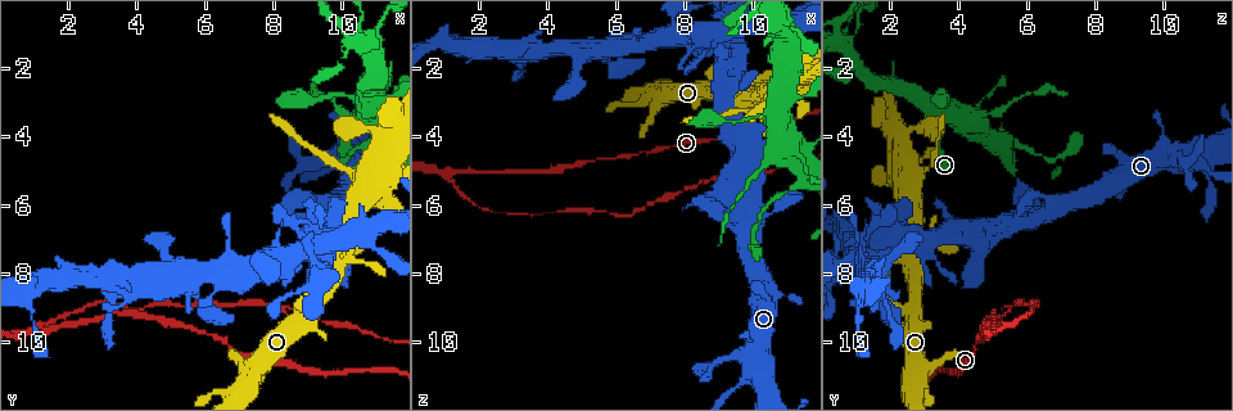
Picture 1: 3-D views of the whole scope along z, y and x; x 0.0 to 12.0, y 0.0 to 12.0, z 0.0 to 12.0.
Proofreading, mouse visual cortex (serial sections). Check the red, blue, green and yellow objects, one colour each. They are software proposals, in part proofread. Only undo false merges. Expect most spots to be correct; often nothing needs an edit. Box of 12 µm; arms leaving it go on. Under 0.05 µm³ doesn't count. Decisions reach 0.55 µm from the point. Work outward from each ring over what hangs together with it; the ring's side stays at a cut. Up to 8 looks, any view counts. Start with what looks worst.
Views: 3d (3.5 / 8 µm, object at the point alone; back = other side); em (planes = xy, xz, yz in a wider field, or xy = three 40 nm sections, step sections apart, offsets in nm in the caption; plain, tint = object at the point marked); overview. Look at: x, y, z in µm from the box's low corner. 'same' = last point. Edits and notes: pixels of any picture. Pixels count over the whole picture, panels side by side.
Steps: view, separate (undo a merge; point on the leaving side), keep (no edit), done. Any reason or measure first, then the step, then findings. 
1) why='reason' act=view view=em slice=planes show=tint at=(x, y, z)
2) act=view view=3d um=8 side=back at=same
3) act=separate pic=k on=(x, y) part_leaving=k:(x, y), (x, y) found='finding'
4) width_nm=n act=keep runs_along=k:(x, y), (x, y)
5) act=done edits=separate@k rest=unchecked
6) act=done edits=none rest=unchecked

act=view view=3d um=8 side=back at=(1.2, 9.7, 5.1)

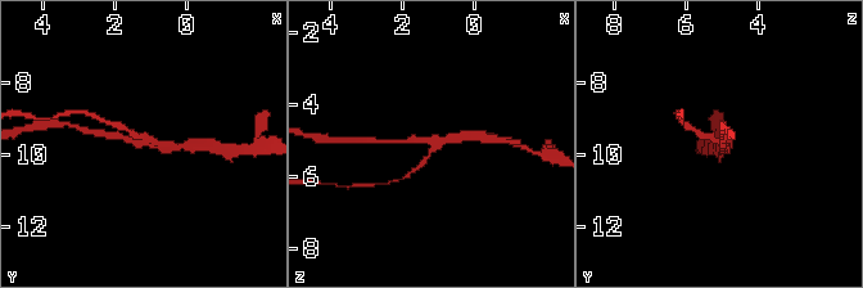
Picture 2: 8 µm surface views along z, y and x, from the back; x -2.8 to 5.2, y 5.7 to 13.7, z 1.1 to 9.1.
why='closer look' act=view view=3d um=3.5 at=(1.1, 9.7, 5.1)

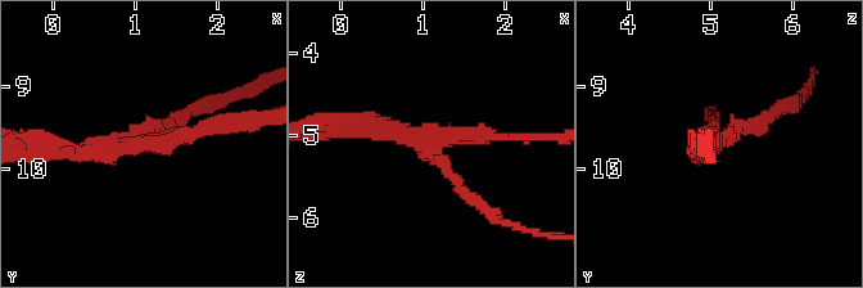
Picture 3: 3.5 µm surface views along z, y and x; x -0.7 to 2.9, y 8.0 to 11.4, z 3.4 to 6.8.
arms=3 arm_widths_nm=150,200,200 why='now the EM' act=view view=em slice=xy step=5 show=tint at=(1.20, 9.60, 5.10)

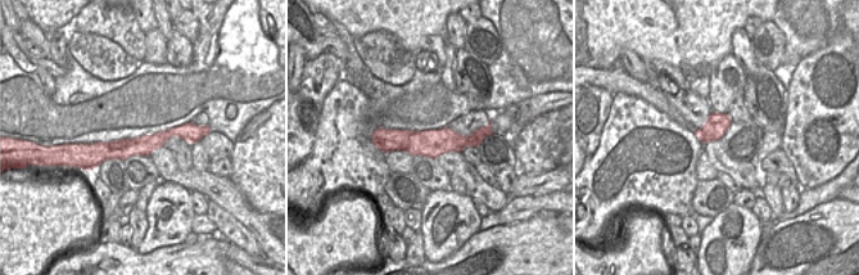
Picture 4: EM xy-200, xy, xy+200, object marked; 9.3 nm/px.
act=separate pic=3 on=(766, 113) part_leaving=3:(732, 134), (801, 98) found='a second cell is stuck on'

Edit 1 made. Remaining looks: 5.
why='sudden change in width' act=view view=3d um=3.5 at=(10.3, 5.0, 3.0)

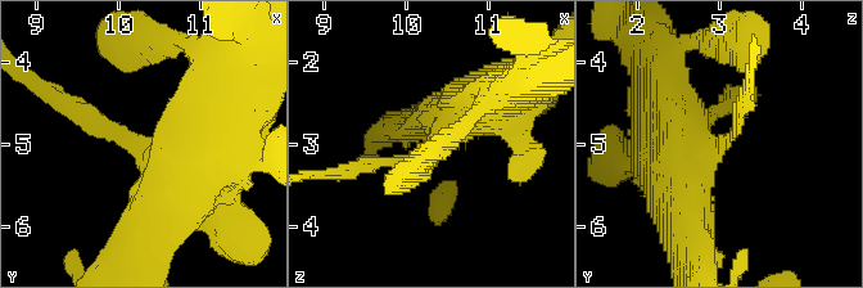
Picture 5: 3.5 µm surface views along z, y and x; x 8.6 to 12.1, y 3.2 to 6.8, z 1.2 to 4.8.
arm_widths_nm=150,500 why='now the EM' act=view view=em slice=xy step=1 show=tint at=(10.20, 5.00, 3.05)

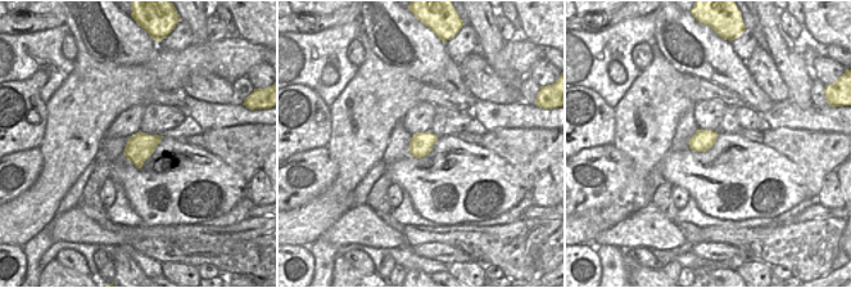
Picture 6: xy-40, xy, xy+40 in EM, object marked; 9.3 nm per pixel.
act=keep runs_along=5:(167, 201), (159, 165), (64, 102) found='one cell here'

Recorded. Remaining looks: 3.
why='calibre changes' act=view view=3d um=3.5 at=(11.1, 3.0, 3.0)

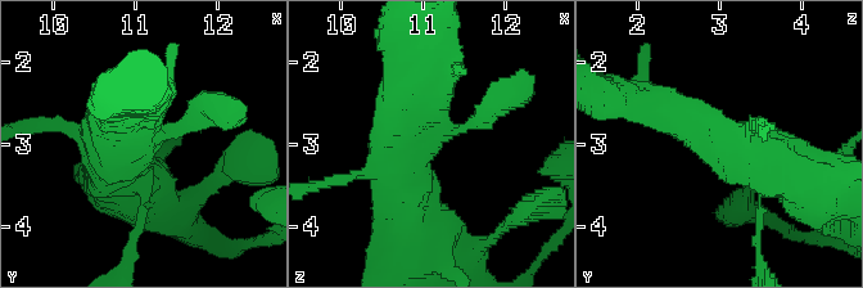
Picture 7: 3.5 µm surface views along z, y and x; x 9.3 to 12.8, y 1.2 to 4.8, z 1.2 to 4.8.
arms=4 arm_widths_nm=200,250,450,600 why='need the tissue' act=view view=em slice=xy step=1 show=tint at=(11.05, 3.00, 2.95)

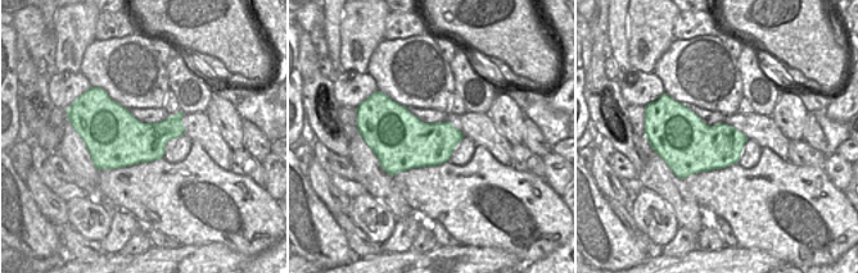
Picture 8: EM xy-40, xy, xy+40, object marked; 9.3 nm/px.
act=keep runs_along=7:(412, 201), (401, 154), (495, 106) found='one cell here'

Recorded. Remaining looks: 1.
act=done edits=separate@3 rest=unchecked

